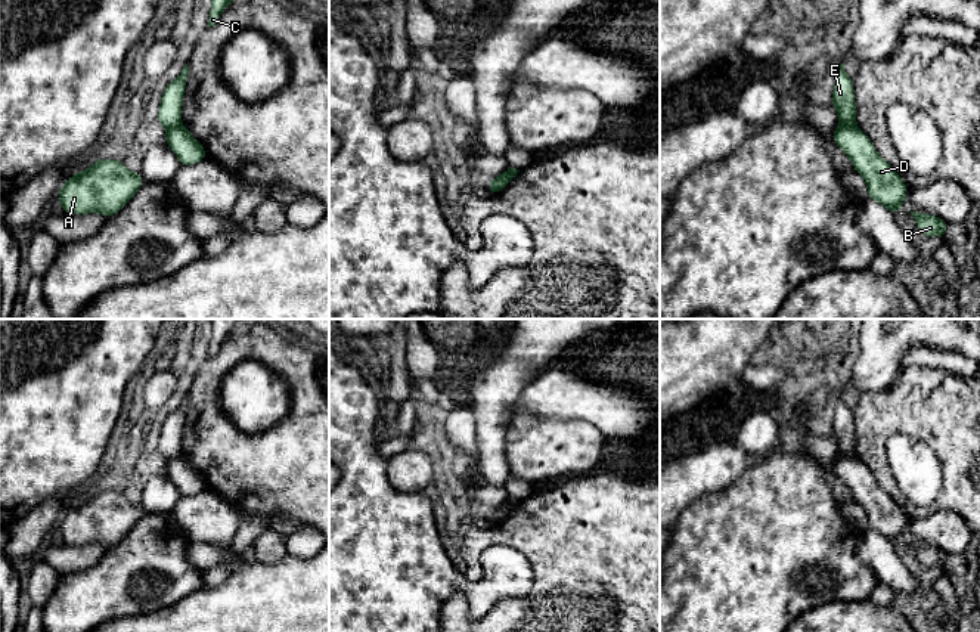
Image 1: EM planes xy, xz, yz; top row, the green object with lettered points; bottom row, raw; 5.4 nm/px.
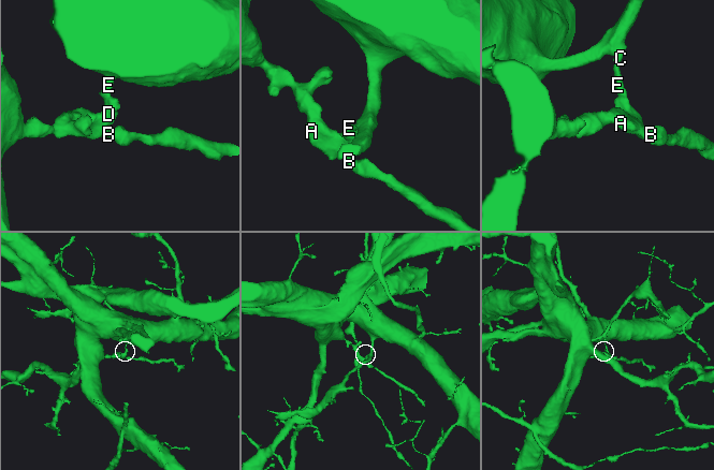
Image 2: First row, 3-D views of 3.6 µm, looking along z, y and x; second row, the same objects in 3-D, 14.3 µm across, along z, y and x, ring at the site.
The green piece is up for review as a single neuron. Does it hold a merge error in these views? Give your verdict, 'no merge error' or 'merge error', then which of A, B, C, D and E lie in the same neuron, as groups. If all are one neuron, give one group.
merge error | A B D / C E

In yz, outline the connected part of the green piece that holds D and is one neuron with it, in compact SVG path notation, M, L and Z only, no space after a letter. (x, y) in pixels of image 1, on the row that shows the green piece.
M838 126L832 131L835 145L852 159L853 170L866 182L869 199L884 205L891 214L900 213L908 188L903 179L883 159L871 139L858 127Z

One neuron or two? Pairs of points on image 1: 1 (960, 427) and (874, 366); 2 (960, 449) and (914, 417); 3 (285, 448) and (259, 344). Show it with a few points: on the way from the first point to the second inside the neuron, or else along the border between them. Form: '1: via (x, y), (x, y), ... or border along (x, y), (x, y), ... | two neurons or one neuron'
1: border along (890, 384), (858, 394) | two neurons
2: via (948, 437), (926, 417) | one neuron
3: via (300, 421), (300, 381), (285, 366) | one neuron

